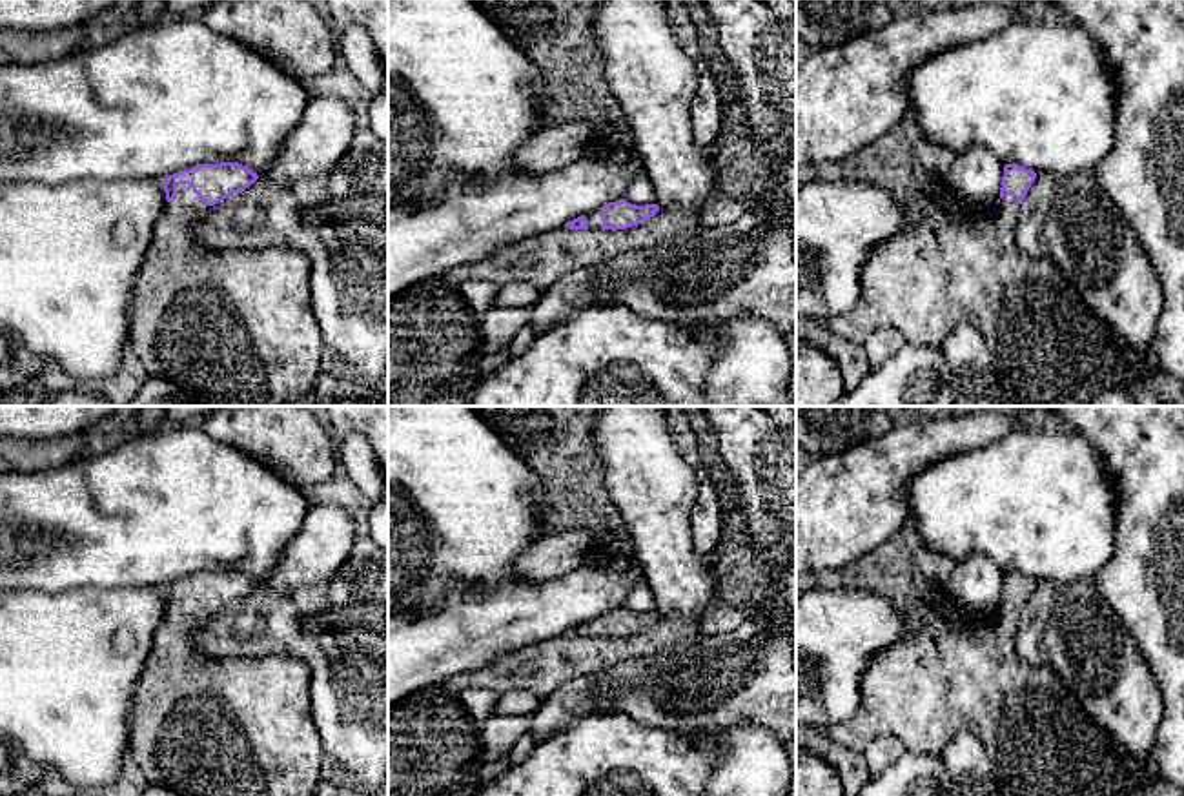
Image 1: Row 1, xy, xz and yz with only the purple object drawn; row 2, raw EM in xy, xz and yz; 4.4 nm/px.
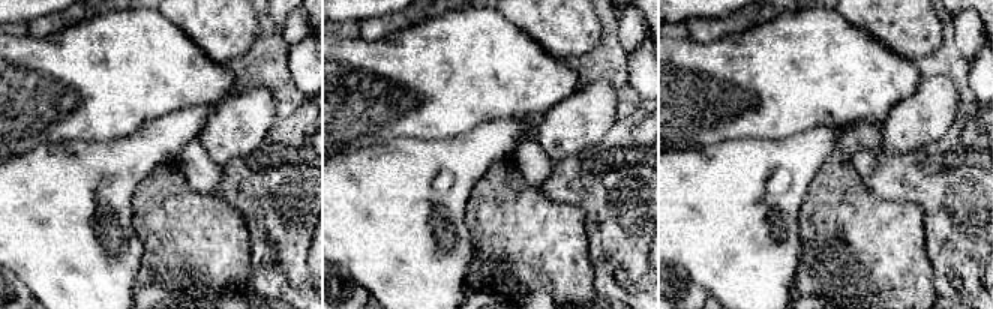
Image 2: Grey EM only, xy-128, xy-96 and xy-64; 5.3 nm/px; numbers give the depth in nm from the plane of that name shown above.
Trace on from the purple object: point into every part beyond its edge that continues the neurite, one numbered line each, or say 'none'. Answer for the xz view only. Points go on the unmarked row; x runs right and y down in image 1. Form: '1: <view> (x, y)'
1: xz (594, 627)

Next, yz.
1: yz (951, 671)

